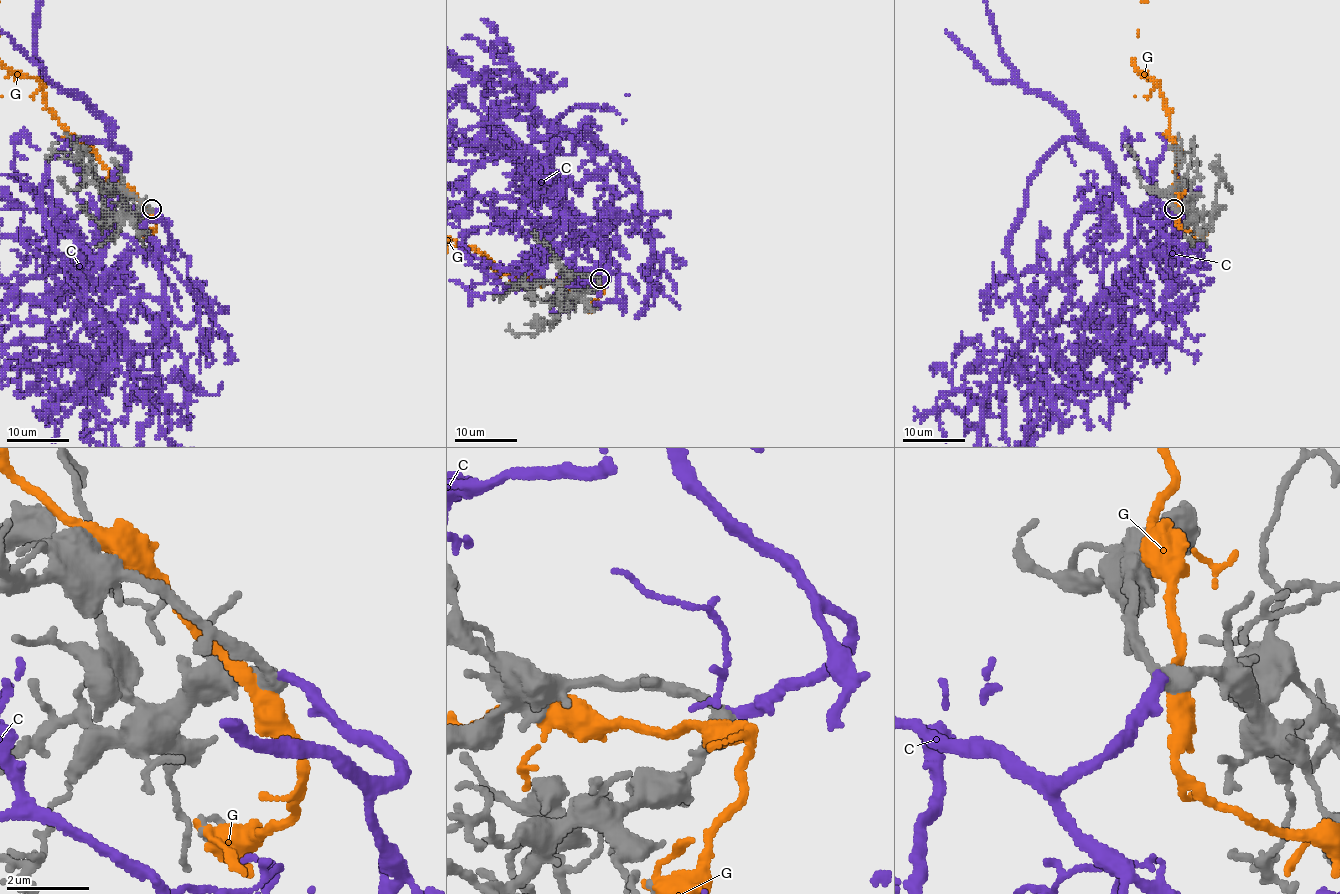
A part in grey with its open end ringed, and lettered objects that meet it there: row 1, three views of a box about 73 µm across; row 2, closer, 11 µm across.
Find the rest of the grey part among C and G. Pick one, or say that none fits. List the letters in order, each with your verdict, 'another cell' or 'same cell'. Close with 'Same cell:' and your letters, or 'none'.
C: same cell
G: another cell
Same cell: C

